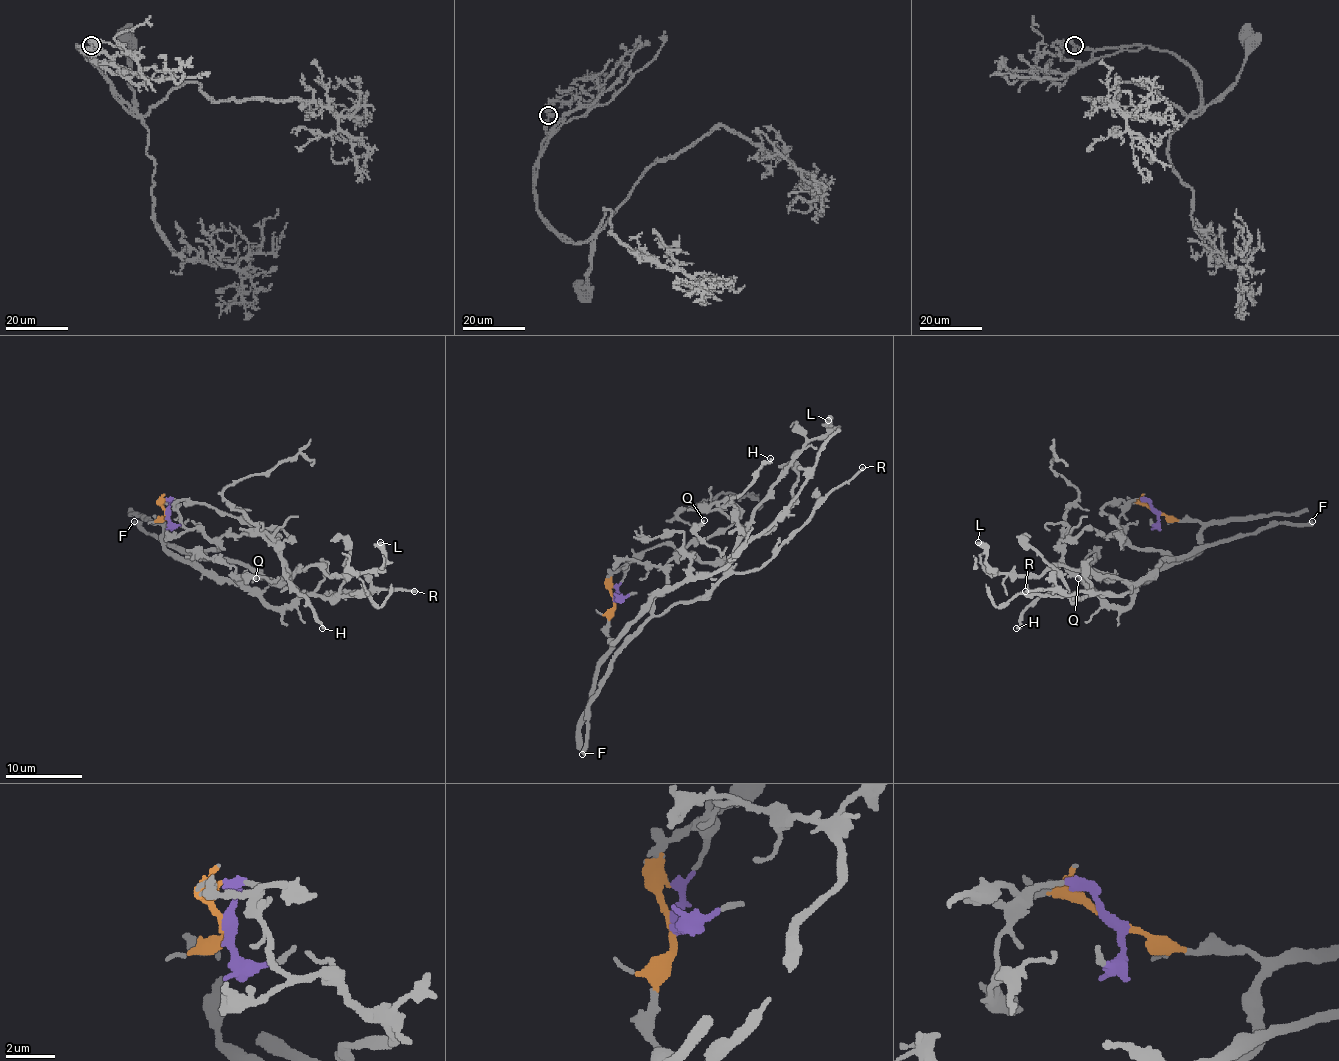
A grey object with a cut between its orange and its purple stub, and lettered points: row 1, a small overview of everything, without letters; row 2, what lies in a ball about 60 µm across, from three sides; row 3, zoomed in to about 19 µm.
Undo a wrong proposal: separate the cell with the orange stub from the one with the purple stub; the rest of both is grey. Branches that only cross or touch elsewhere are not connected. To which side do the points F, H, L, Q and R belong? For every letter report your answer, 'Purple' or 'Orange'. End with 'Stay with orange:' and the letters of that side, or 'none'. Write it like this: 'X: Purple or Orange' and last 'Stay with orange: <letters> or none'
F: Purple
H: Orange
L: Purple
Q: Purple
R: Purple
Stay with orange: H

